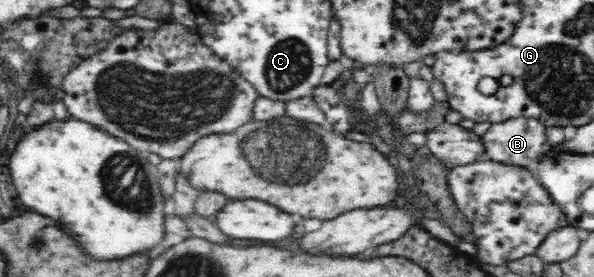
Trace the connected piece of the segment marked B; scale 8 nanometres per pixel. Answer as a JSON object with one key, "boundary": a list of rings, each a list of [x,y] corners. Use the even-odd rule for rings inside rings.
{"boundary":[[[509,117],[505,121],[492,123],[481,135],[484,159],[493,160],[505,165],[532,168],[537,159],[549,151],[549,141],[545,135],[546,125],[534,117]]]}

